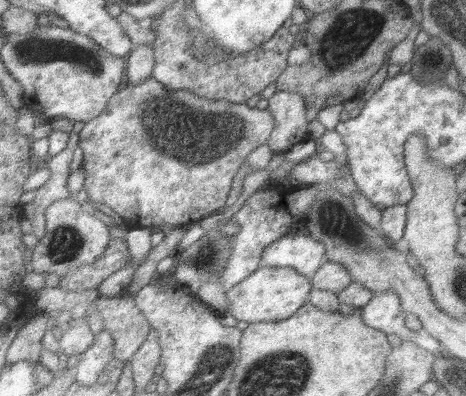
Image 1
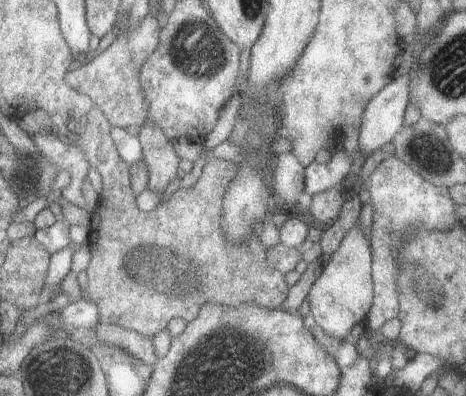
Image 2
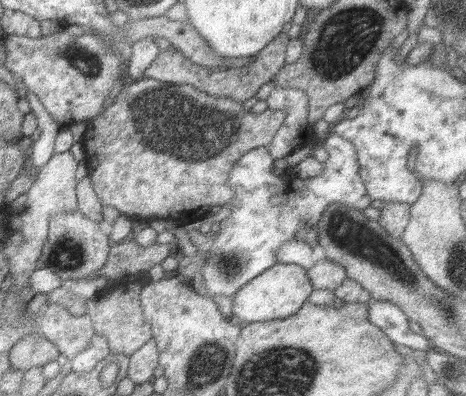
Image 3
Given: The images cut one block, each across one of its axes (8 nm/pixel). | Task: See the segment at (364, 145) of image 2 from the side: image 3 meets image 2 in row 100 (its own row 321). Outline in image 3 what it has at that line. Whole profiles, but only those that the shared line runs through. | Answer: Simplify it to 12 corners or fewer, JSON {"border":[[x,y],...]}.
{"border":[[369,300],[367,320],[391,342],[411,350],[433,350],[395,304]]}

